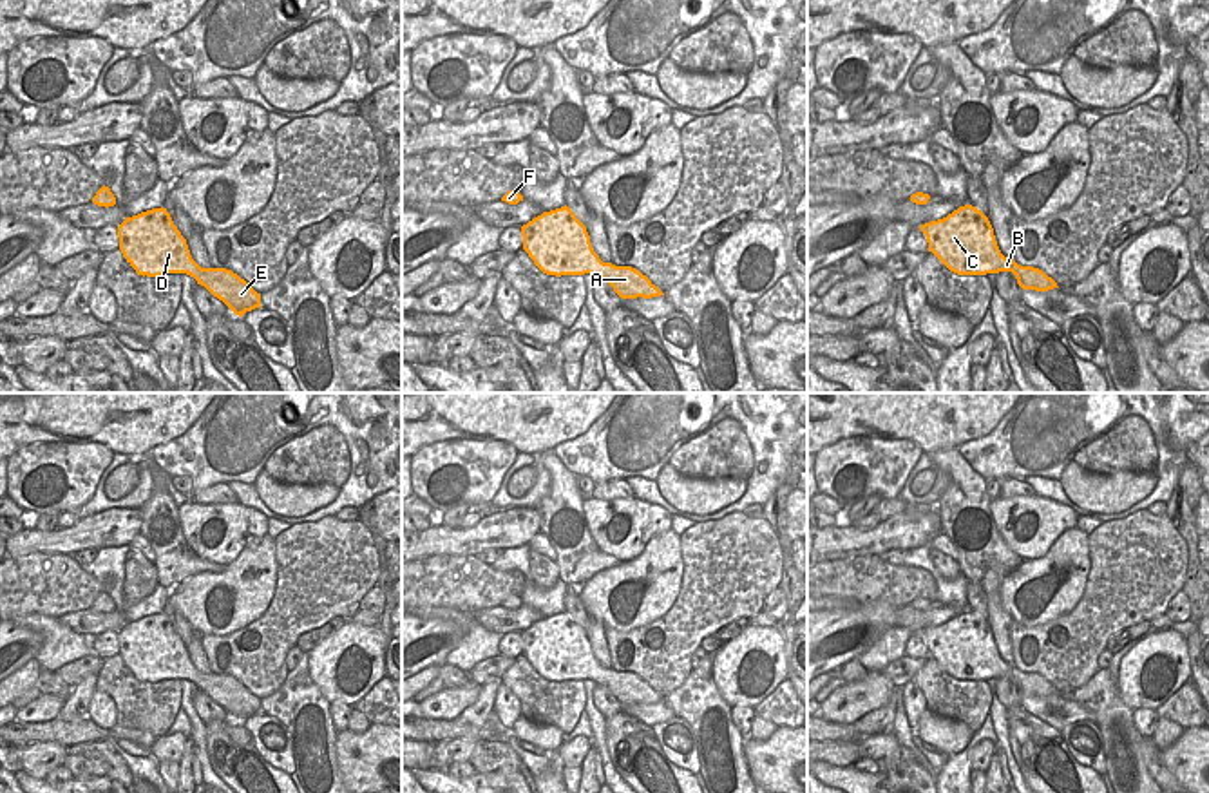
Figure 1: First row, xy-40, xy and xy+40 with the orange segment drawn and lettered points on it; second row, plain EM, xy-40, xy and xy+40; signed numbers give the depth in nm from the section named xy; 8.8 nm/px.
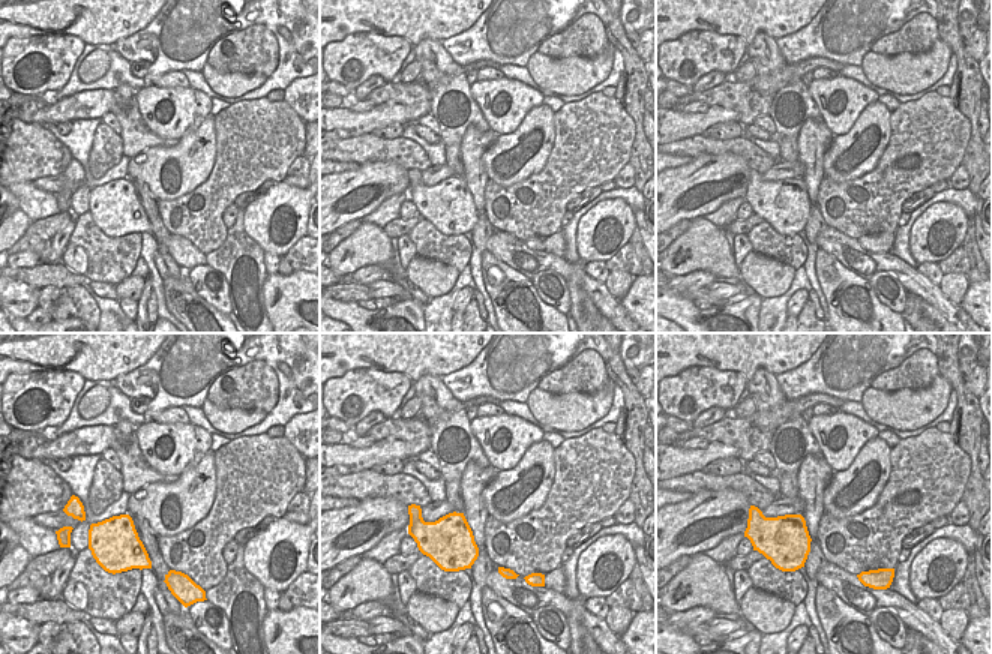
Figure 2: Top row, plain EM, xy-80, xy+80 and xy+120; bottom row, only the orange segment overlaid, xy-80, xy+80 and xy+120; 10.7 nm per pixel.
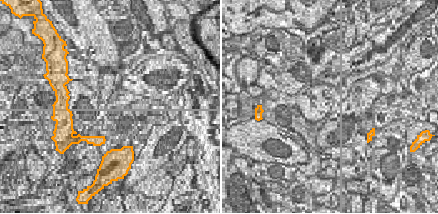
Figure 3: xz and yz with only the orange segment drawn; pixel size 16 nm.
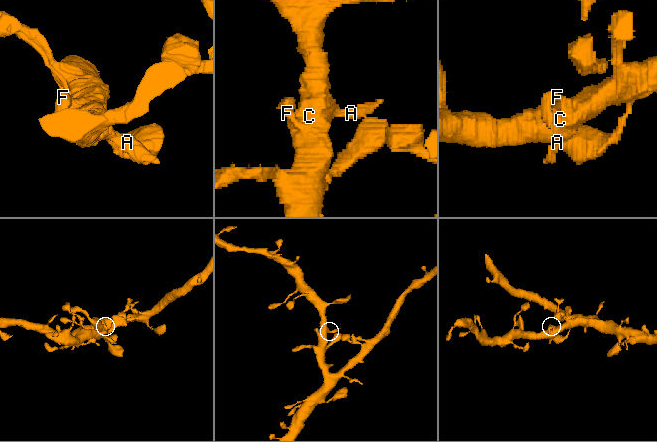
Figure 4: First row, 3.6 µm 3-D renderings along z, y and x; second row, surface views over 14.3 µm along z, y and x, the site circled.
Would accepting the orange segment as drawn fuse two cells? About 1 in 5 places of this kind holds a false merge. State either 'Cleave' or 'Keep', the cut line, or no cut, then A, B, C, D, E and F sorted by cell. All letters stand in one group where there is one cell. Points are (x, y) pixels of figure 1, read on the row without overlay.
Keep. No split. Groups: A B C D E F.

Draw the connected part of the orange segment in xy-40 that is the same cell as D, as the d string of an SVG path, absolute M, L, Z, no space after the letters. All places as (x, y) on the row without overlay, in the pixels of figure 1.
M163 612L125 623L118 643L123 663L138 681L186 679L239 722L261 713L261 699L237 679L226 674L201 674L192 664L186 645Z

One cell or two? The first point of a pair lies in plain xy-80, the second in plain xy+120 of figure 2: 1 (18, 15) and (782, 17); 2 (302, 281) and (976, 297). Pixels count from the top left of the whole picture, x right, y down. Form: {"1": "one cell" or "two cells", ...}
{"1": "one cell", "2": "one cell"}

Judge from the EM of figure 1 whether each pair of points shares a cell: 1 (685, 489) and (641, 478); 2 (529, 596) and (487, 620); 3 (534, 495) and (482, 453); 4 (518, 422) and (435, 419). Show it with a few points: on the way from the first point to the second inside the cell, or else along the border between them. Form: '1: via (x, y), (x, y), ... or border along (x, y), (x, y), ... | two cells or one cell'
1: border along (666, 462), (656, 486), (683, 513) | two cells
2: border along (523, 603), (543, 616) | two cells
3: border along (518, 453), (500, 489), (489, 502) | two cells
4: via (498, 419), (455, 419) | one cell

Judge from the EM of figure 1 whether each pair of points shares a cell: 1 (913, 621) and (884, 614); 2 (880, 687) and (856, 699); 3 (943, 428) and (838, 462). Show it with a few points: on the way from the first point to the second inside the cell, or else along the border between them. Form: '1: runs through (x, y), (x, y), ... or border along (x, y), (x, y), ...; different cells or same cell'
1: border along (894, 609), (896, 625); different cells
2: runs through (875, 690), (862, 696); same cell
3: border along (866, 435), (913, 440), (923, 451); different cells

